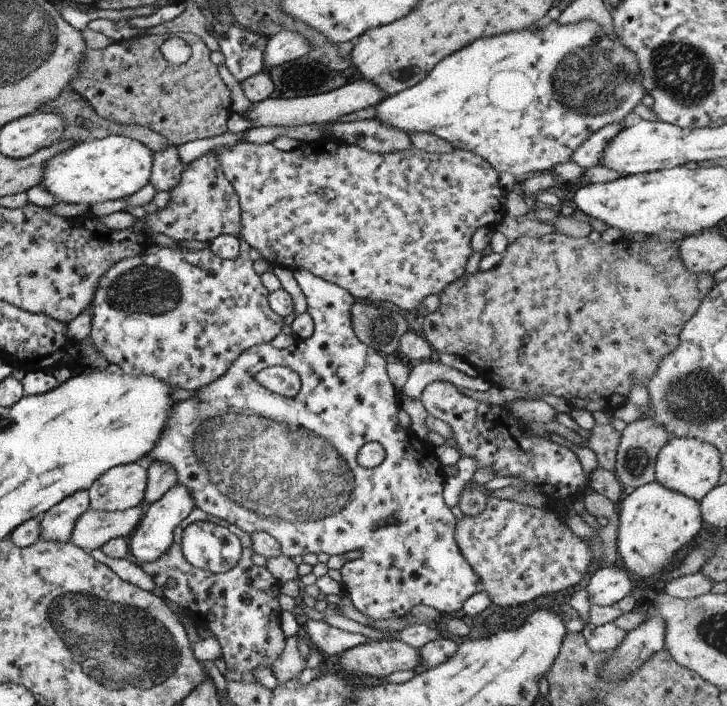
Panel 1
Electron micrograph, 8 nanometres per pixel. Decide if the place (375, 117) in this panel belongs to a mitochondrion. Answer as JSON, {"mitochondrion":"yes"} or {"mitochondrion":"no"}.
{"mitochondrion":"no"}

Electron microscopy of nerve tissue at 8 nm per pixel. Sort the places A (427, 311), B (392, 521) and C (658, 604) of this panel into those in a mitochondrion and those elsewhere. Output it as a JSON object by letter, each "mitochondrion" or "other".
{"A":"other","B":"other","C":"other"}

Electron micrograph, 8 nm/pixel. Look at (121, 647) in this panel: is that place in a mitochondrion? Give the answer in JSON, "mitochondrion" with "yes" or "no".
{"mitochondrion":"yes"}

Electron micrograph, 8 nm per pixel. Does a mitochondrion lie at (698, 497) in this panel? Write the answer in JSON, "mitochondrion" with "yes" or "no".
{"mitochondrion":"no"}

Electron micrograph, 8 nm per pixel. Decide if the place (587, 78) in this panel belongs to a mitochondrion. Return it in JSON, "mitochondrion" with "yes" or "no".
{"mitochondrion":"yes"}

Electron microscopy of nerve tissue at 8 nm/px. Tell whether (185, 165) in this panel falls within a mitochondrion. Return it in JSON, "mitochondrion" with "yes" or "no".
{"mitochondrion":"no"}

